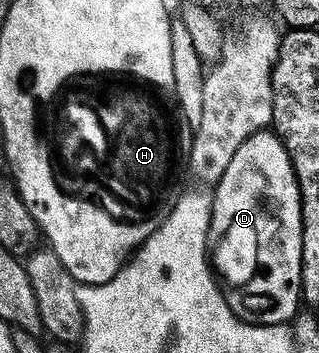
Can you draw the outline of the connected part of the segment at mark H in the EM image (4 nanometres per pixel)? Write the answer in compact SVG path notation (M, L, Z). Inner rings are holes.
M84 73L76 77L72 77L70 81L64 82L59 88L59 92L55 94L50 102L51 114L47 117L47 133L45 129L45 141L48 146L51 146L51 155L54 160L51 170L55 176L55 182L59 184L64 193L79 195L84 192L83 183L87 182L89 188L92 189L89 193L90 200L95 204L100 205L106 213L113 215L118 221L151 221L152 219L161 219L170 212L175 201L180 195L183 181L183 169L188 168L188 154L191 152L191 143L189 140L189 126L183 120L183 114L179 111L179 105L166 92L160 91L155 86L148 83L131 83L135 85L126 85L126 80L117 79L113 73ZM59 159L71 161L69 163L59 163Z

